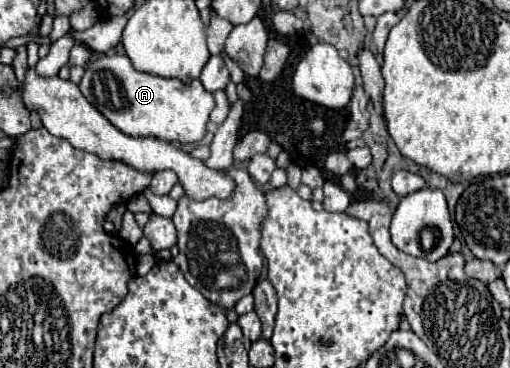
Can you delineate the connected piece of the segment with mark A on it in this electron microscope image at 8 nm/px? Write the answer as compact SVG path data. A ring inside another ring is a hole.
M99 55L79 81L79 91L89 103L109 119L121 133L131 137L157 137L173 143L197 143L205 135L209 113L215 107L213 95L203 89L195 79L191 85L183 85L179 79L165 79L137 71L127 55Z

